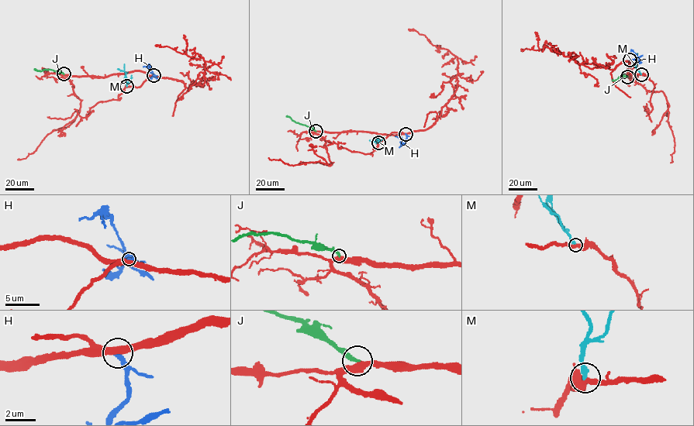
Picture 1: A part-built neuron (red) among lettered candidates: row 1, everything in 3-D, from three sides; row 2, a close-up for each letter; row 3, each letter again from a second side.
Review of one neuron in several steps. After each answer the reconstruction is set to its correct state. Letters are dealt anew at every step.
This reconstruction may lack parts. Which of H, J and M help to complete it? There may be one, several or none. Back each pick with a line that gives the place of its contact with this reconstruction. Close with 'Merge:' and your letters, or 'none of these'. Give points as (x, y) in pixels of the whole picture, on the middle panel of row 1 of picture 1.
J: Touches red at (315, 131)
Merge: J

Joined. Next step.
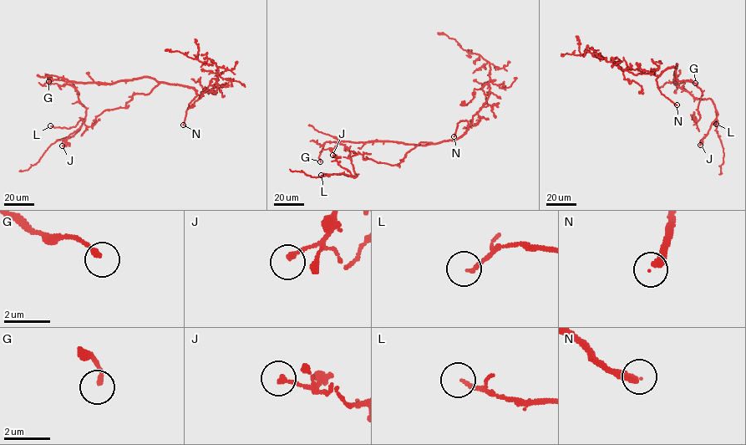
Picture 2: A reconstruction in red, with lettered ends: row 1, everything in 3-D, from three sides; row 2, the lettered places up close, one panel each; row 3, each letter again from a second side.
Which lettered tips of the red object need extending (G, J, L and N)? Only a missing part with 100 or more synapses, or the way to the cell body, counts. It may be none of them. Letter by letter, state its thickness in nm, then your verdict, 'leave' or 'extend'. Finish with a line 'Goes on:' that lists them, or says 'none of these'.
G: calibre 190 nm; leave
J: calibre 180 nm; leave
L: calibre 140 nm; leave
N: calibre 280 nm; extend
Goes on: N

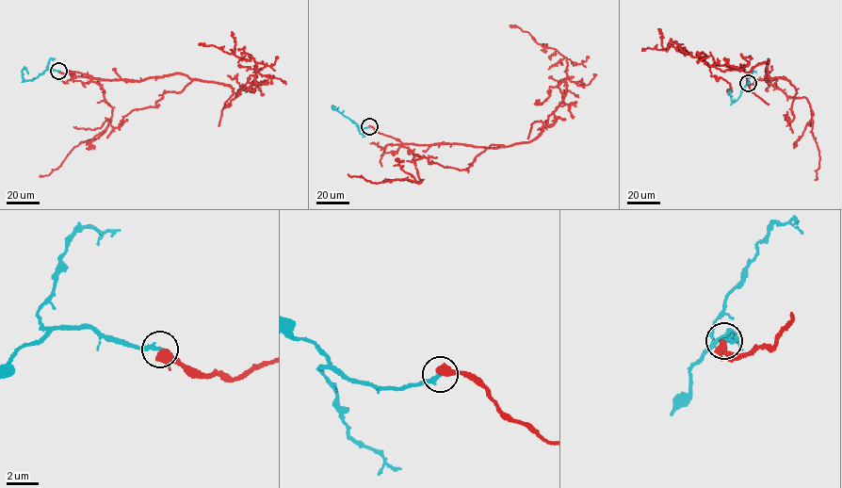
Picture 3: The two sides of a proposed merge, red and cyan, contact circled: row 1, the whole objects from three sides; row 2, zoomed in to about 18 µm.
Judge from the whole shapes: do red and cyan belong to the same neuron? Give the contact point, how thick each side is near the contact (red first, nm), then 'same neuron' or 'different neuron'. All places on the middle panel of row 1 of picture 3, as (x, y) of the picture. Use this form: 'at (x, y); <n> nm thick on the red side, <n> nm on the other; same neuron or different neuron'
at (369, 126); 400 nm thick on the red side, 280 nm on the other; same neuron

